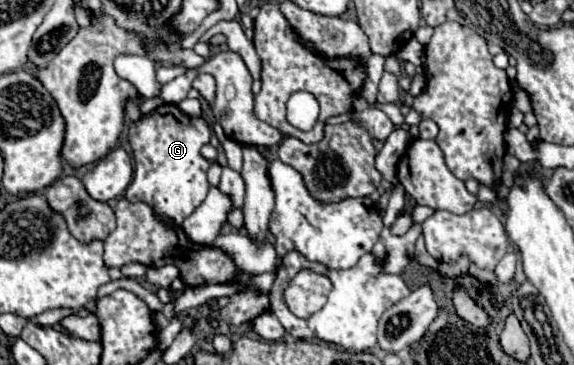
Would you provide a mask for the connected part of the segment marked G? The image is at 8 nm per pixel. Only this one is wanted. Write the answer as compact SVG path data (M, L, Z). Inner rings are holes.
M166 103L166 115L152 111L128 125L128 143L134 153L134 179L126 189L128 201L144 201L154 207L160 217L174 219L180 225L206 199L210 189L206 171L210 161L200 155L204 143L210 141L212 129L202 117L188 117L178 105Z

